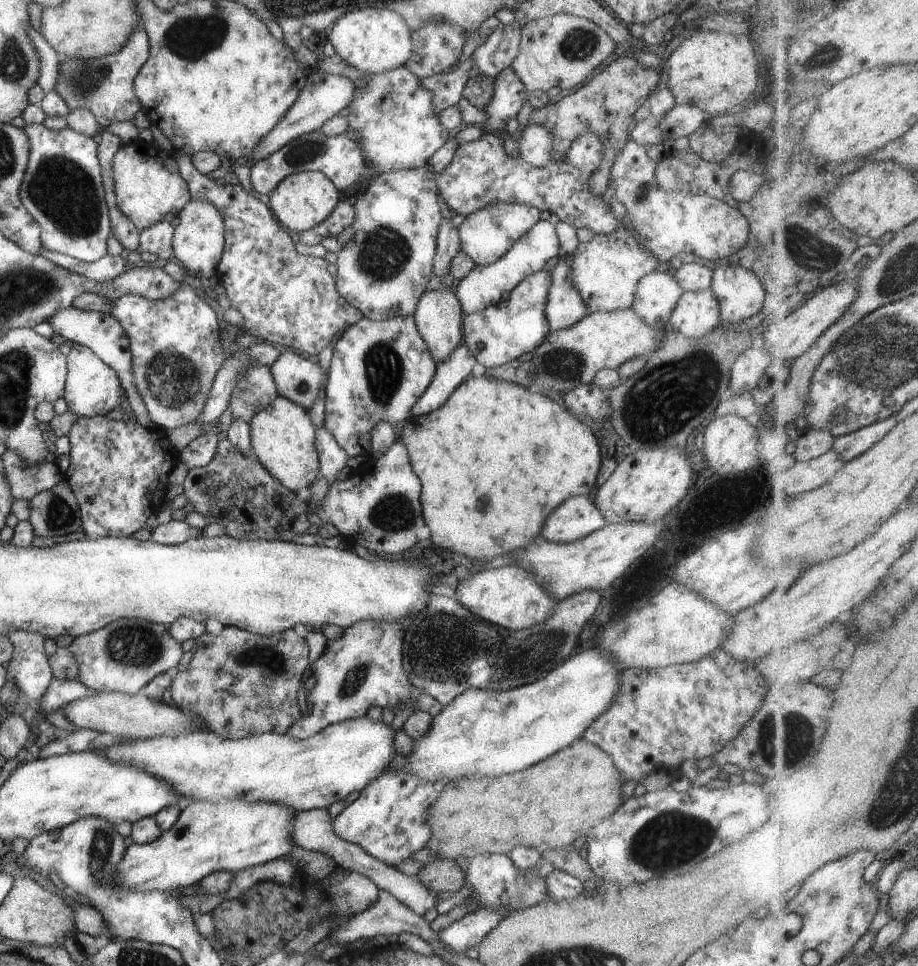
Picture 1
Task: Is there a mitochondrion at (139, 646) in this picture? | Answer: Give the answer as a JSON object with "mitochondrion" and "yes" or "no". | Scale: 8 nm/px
{"mitochondrion":"yes"}

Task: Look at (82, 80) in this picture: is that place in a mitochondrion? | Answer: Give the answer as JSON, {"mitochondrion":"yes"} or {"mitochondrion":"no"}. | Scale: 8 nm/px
{"mitochondrion":"yes"}

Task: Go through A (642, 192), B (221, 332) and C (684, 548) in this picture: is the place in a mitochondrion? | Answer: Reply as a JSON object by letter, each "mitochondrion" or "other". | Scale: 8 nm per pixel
{"A":"mitochondrion","B":"other","C":"other"}

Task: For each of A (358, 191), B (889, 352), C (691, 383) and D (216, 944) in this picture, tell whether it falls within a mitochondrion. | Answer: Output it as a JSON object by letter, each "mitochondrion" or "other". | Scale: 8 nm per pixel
{"A":"other","B":"mitochondrion","C":"mitochondrion","D":"other"}

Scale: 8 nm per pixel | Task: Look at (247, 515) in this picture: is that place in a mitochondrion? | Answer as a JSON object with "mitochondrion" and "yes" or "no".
{"mitochondrion":"no"}

